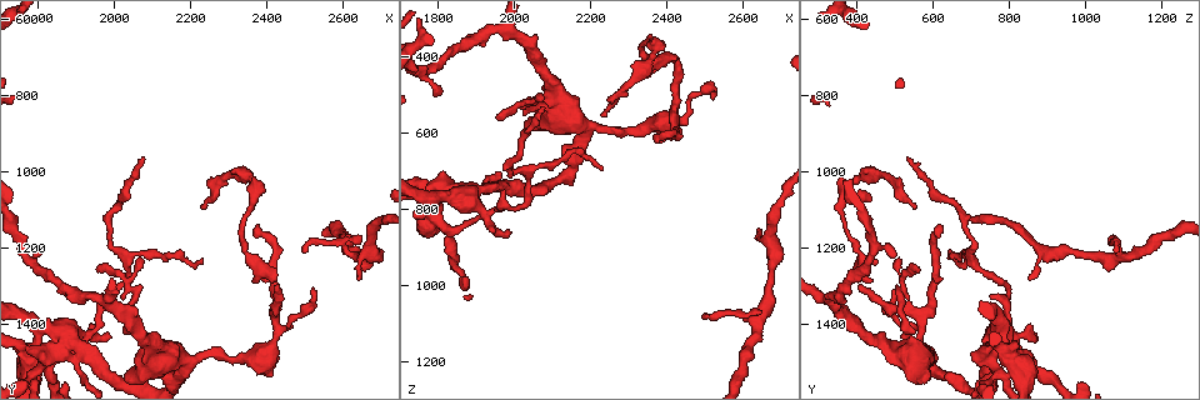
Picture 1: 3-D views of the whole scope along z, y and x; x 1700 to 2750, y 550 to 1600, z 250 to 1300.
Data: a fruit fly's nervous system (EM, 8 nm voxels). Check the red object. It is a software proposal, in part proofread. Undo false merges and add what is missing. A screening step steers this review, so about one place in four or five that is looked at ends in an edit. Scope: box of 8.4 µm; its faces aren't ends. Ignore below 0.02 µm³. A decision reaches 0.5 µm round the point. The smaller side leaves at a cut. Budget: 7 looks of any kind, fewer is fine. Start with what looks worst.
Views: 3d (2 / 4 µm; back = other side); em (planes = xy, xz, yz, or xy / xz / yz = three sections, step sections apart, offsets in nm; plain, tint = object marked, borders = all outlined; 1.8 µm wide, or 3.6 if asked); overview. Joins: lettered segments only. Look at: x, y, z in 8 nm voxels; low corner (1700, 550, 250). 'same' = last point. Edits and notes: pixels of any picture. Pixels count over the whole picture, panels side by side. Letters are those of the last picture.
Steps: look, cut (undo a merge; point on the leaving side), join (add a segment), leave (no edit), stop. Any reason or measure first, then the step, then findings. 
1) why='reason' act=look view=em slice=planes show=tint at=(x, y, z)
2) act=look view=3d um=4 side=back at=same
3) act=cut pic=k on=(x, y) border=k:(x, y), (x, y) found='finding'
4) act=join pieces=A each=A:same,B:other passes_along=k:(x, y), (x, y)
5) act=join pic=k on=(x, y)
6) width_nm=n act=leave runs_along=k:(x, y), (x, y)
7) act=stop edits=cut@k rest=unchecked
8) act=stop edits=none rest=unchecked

why='looks like a crossing' act=look view=3d um=2 at=(1785, 1495, 805)

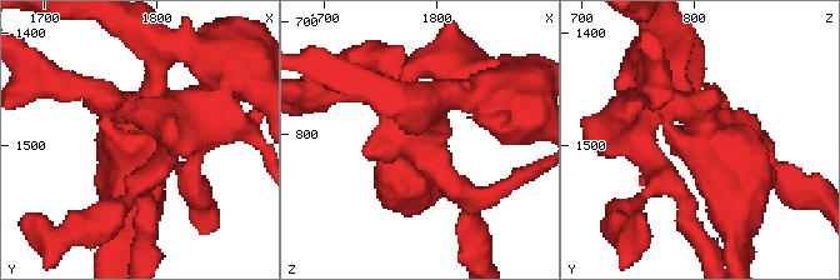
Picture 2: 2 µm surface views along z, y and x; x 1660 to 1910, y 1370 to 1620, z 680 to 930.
why='shape alone is not enough' act=look view=em slice=yz step=16 show=tint at=(1788, 1504, 806)

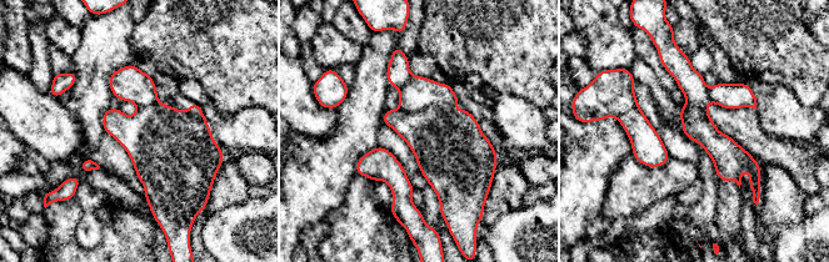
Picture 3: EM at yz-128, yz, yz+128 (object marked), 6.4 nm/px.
why='cut it another way' act=look view=em slice=planes show=borders at=same

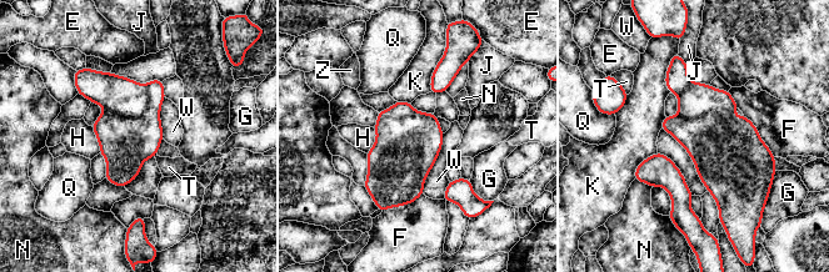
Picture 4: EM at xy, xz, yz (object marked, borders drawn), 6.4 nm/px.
longest_contact=W:420nm act=cut pic=4 on=(120, 95) each=E:other,F:other,G:other,H:other,J:other,K:other,N:other,Q:other,T:other,W:other,Z:other border=4:(146, 86), (140, 115), (108, 112) found='a second cell is stuck on'

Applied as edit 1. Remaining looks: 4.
act=look view=overview

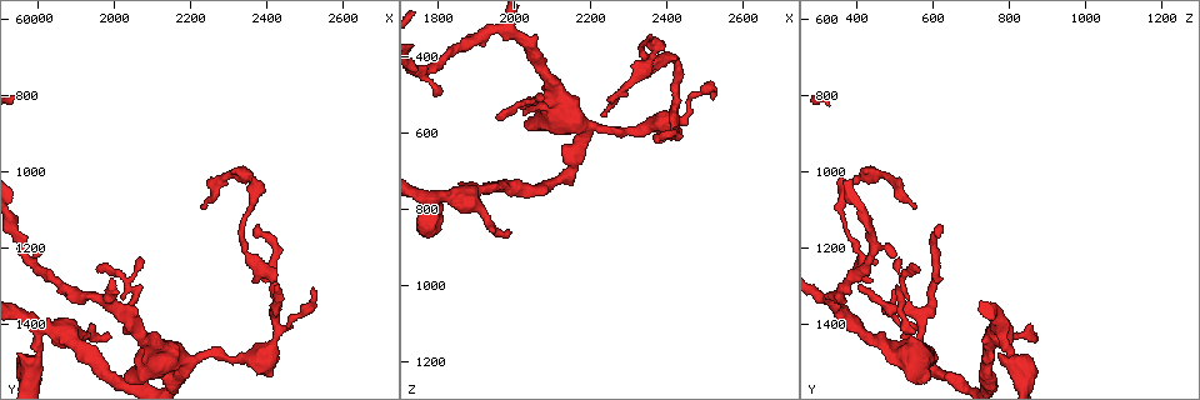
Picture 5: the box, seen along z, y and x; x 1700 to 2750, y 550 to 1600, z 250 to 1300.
why='narrows sharply' act=look view=em slice=yz step=16 show=tint at=(2360, 1025, 395)

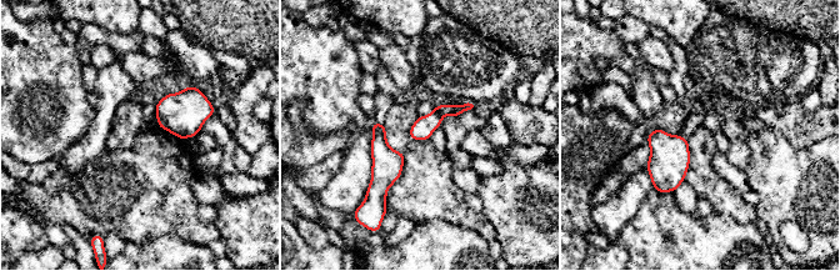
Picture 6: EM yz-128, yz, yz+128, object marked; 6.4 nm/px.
act=look view=em slice=planes show=tint at=same

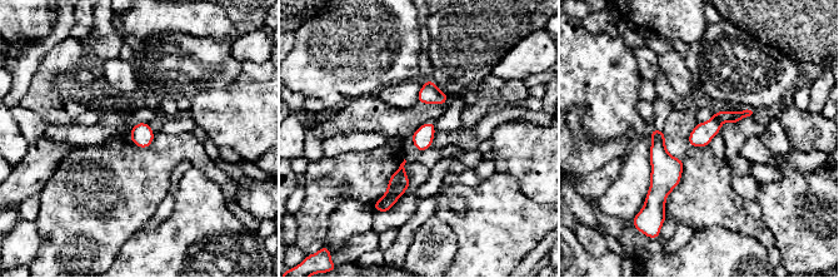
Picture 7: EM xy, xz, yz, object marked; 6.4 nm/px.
why='see the neighbours' act=look view=em slice=planes show=borders at=same

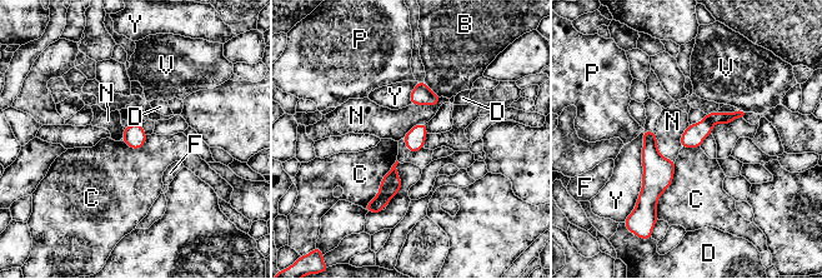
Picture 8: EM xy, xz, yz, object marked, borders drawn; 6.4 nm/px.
width_nm=140 act=leave each=B:other,C:other,D:other,F:other,N:other,P:other,V:other,Y:other runs_along=8:(738, 114), (712, 118), (682, 142) found='all the same cell'

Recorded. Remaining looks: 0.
act=stop edits=cut@4 rest=unchecked

